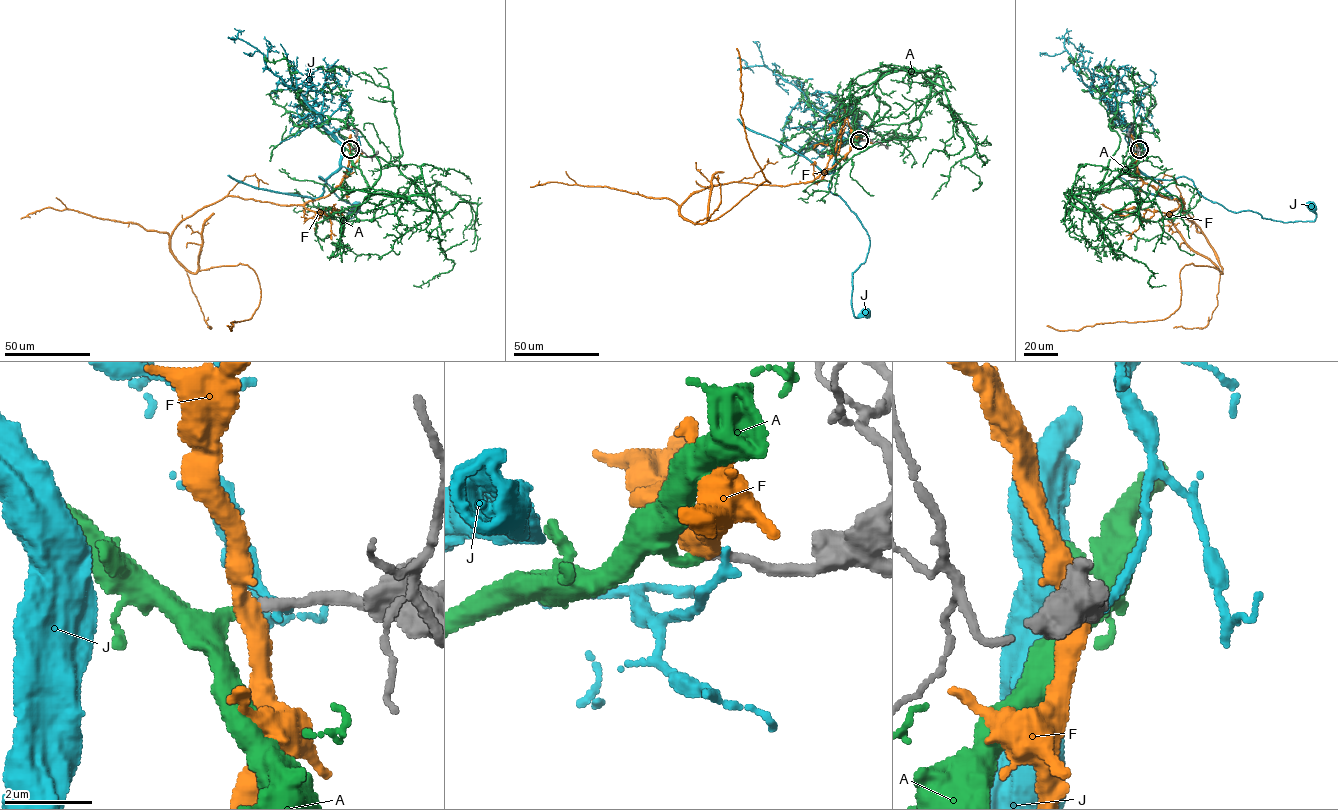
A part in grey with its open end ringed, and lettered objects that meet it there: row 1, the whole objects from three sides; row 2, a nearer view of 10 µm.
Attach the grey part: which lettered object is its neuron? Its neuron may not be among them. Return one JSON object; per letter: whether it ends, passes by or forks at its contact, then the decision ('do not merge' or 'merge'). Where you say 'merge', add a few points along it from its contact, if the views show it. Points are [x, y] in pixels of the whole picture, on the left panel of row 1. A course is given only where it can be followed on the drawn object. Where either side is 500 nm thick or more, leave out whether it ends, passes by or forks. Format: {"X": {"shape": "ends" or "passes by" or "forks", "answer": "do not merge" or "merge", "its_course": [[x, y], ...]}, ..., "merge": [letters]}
{"A": {"shape": "ends", "answer": "merge", "its_course": [[350, 149], [351, 159], [353, 149], [397, 166], [439, 220], [465, 202], [451, 192], [469, 195], [464, 238]]}, "F": {"shape": "passes by", "answer": "do not merge"}, "J": {"shape": "ends", "answer": "do not merge"}, "merge": ["A"]}

